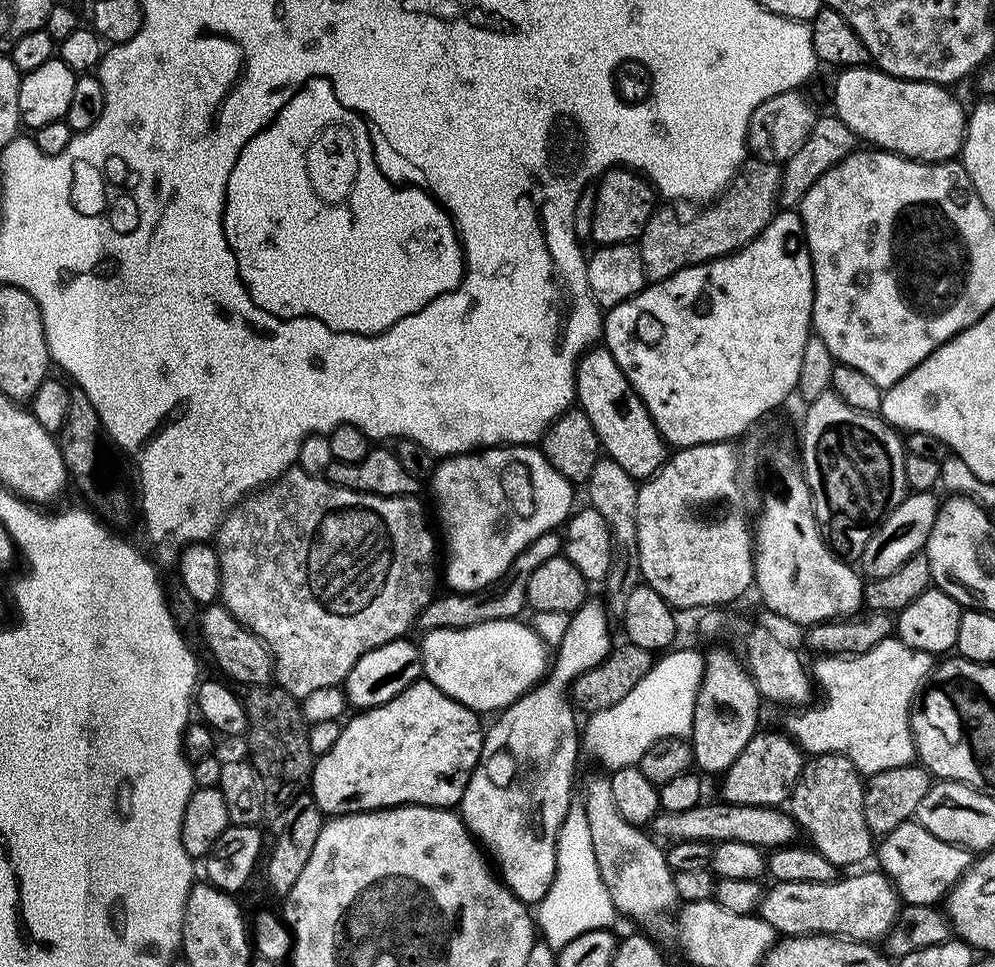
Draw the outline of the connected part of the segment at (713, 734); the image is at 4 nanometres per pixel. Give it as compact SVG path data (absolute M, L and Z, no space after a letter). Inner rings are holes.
M716 648L712 653L707 653L704 661L704 677L698 690L690 733L692 758L695 767L701 768L701 773L727 772L734 758L738 758L738 754L746 750L746 742L750 742L750 738L758 731L756 723L760 720L762 697L741 657L735 651L732 652Z

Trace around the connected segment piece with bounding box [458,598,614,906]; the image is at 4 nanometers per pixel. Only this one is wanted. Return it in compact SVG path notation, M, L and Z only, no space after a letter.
M595 598L585 600L577 612L569 615L566 634L562 634L543 682L515 700L509 708L503 709L493 719L497 720L492 725L487 725L480 761L458 805L464 825L486 849L504 885L529 906L539 905L554 882L558 830L562 826L562 818L566 818L568 809L574 804L572 779L576 776L576 759L582 756L582 732L578 724L576 728L577 713L570 699L570 689L579 676L586 674L586 670L594 670L594 666L601 664L612 651L614 641L608 620L610 613L607 607Z

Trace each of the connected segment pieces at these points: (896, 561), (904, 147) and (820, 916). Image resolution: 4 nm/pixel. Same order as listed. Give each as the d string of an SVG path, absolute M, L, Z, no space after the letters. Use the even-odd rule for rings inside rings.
M935 491L912 492L905 496L904 501L884 519L880 529L870 538L870 542L866 542L858 561L859 571L867 579L886 578L886 574L898 570L902 562L925 551L930 530L934 526L934 520L941 505L941 501L936 500L936 495Z
M875 66L846 68L835 73L836 85L832 88L834 114L861 141L869 140L869 145L885 152L905 156L907 160L924 160L928 164L951 161L961 155L964 146L964 129L966 127L966 108L963 108L947 87L927 84L925 80L903 80L881 72Z
M879 870L860 872L834 882L782 882L771 887L761 895L758 914L781 937L843 936L846 940L880 942L896 925L902 907L892 881Z

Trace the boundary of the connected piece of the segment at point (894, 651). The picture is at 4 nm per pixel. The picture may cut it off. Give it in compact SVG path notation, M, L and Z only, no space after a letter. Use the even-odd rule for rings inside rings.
M889 638L878 642L874 650L866 650L866 654L826 656L817 661L816 665L811 665L810 675L819 689L821 686L824 690L824 701L821 704L813 703L797 711L800 712L797 716L790 717L788 728L786 727L787 735L805 753L836 752L839 756L850 758L850 762L861 774L881 772L894 766L913 763L917 754L916 743L912 737L912 706L934 667L933 653L914 650L899 638Z

